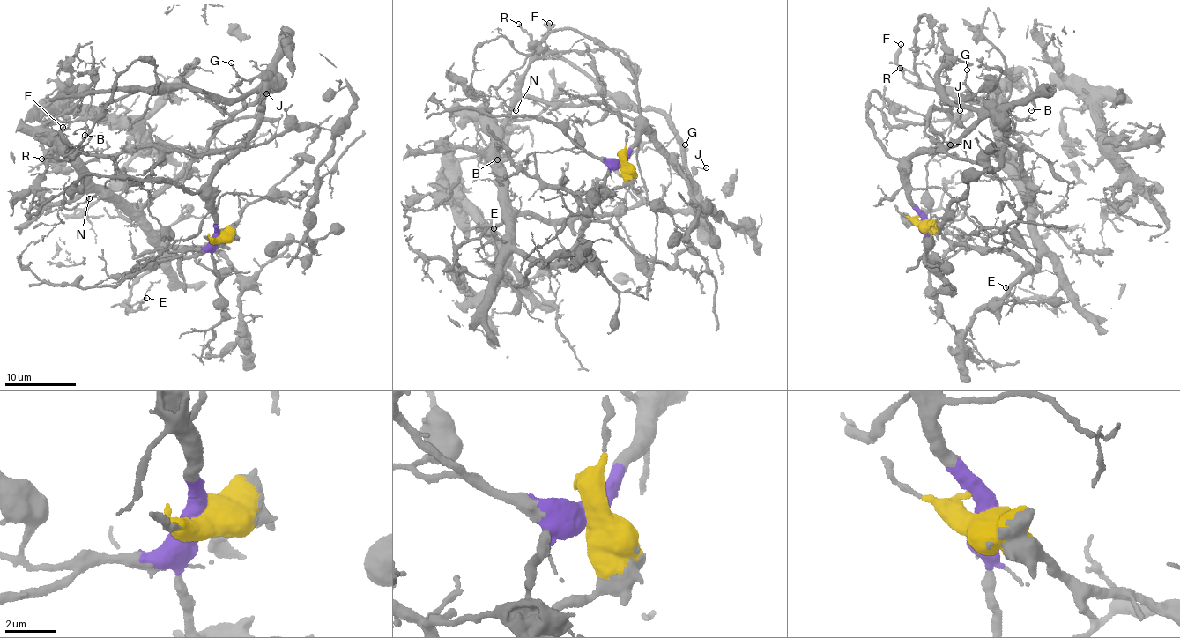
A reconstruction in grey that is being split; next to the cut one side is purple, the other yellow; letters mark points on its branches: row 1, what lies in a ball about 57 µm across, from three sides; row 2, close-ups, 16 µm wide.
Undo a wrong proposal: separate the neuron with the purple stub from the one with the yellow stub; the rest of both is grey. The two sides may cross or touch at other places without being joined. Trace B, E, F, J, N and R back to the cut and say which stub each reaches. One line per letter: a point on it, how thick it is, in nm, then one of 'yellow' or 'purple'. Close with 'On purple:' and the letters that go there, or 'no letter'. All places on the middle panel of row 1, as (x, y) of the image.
B: at (497, 159); 110 nm thick; yellow
E: at (493, 228); 110 nm thick; yellow
F: at (549, 23); 200 nm thick; yellow
J: at (706, 167); 90 nm thick; purple
N: at (515, 110); 170 nm thick; purple
R: at (518, 24); 180 nm thick; yellow
On purple: J, N

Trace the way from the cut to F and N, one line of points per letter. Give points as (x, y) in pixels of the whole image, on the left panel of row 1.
F: (216, 236), (228, 238), (170, 245), (93, 182), (77, 152), (69, 159), (79, 145), (70, 149), (63, 127)
N: (216, 236), (206, 196), (192, 195), (167, 181), (86, 173), (64, 190), (63, 206), (90, 198)

